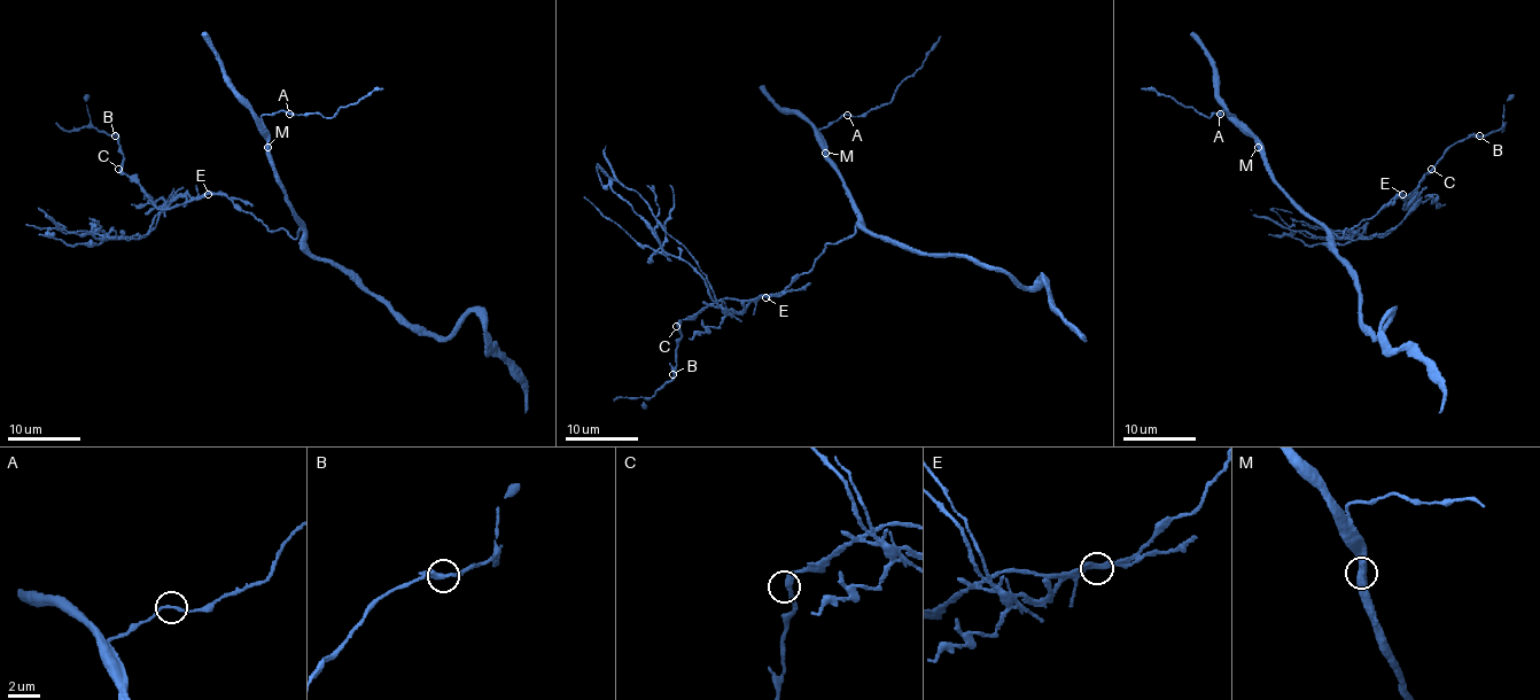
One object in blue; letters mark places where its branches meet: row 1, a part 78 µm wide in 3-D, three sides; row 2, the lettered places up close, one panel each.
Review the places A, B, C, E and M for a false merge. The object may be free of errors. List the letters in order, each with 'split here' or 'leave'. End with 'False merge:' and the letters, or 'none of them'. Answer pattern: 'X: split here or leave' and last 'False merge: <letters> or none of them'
A: leave
B: leave
C: leave
E: split here
M: leave
False merge: E

